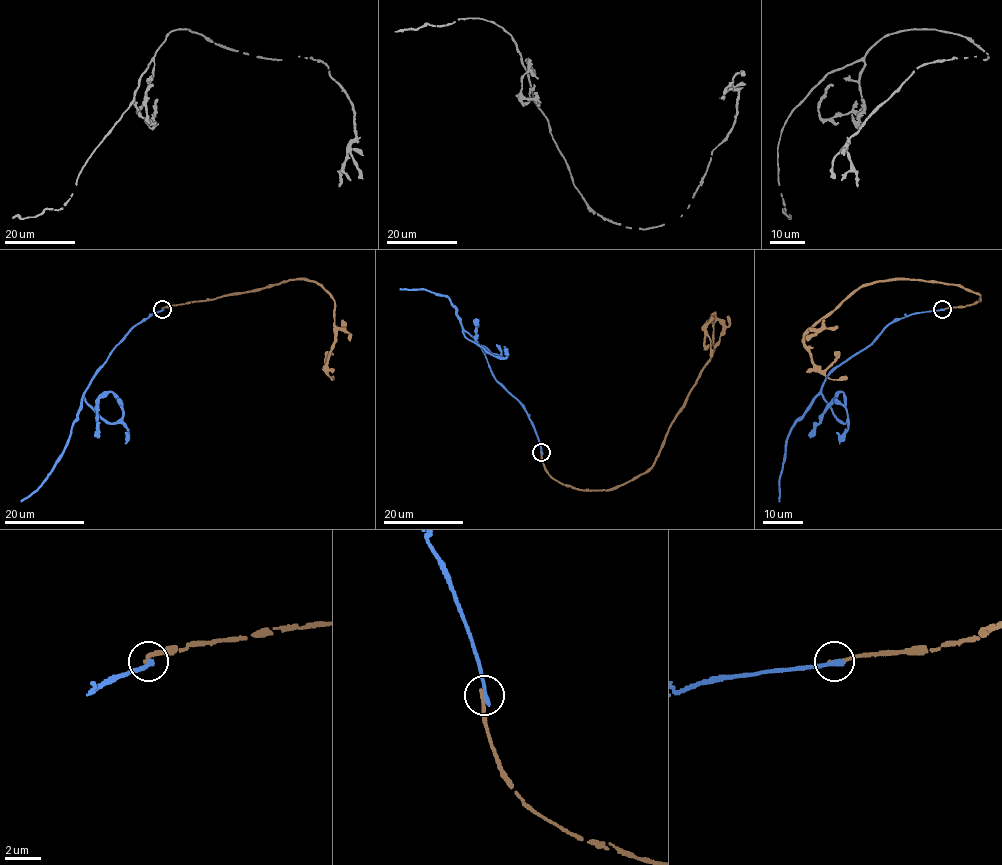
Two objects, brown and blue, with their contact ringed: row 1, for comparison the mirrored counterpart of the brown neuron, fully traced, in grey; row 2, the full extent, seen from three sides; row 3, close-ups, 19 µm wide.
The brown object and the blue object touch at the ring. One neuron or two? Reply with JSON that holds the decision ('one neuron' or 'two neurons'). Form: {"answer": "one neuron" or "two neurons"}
{"answer": "two neurons"}

